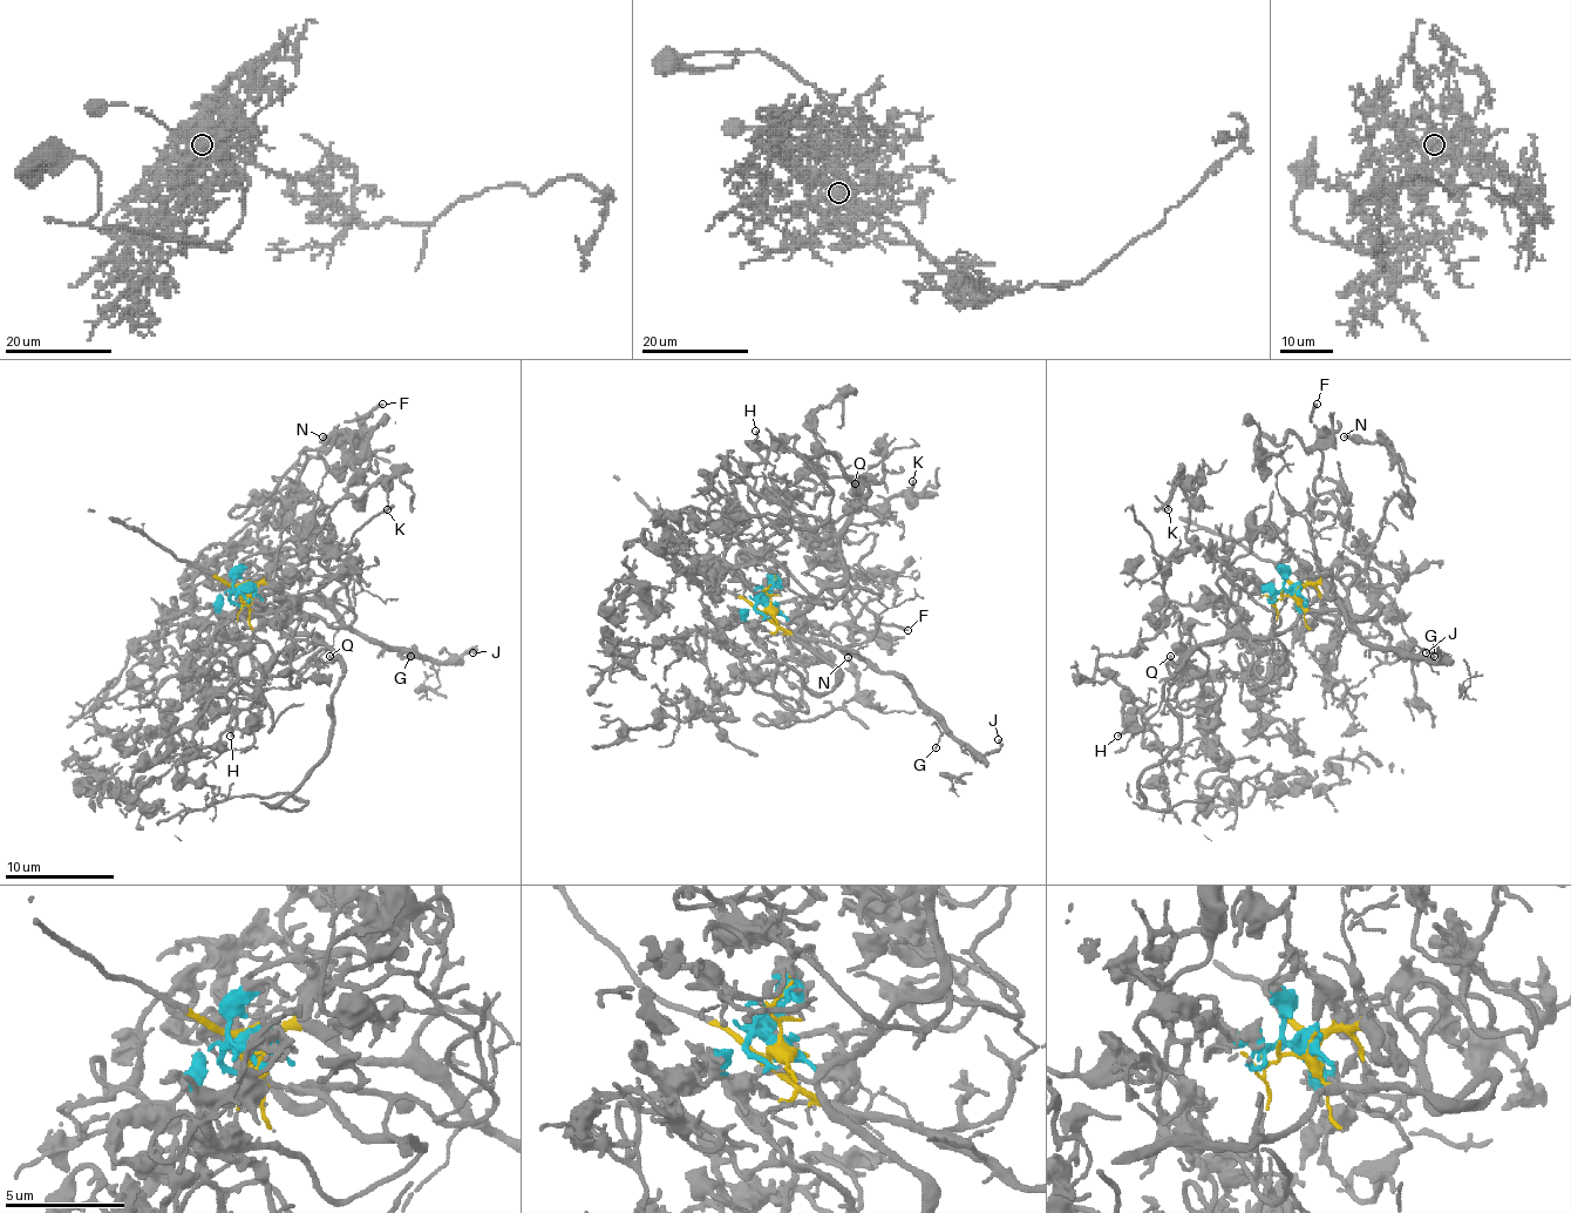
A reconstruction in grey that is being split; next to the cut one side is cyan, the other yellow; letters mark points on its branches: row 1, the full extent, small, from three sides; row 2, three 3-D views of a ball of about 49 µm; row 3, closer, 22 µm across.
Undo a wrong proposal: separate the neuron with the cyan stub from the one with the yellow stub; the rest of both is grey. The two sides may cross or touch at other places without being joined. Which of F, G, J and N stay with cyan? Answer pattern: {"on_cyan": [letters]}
{"on_cyan": ["F", "N"]}

